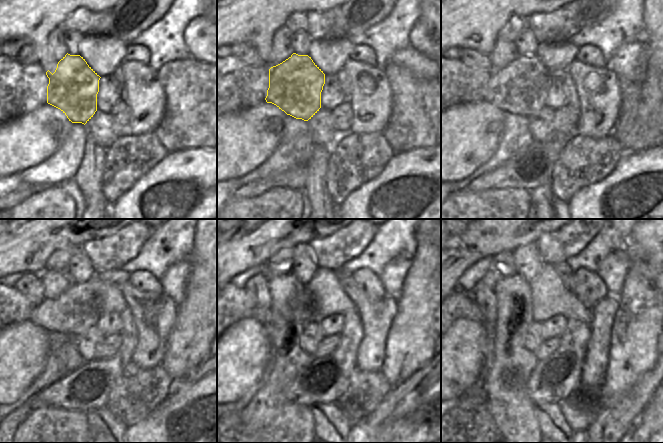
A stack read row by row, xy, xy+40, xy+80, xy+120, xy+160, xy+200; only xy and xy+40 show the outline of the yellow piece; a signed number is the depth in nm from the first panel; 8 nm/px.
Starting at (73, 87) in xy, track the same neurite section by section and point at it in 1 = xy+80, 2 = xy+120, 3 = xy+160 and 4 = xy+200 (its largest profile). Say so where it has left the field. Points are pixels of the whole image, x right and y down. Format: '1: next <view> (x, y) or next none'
1: next xy+80 (520, 88)
2: next xy+120 (77, 309)
3: next xy+160 (301, 308)
4: next xy+200 (473, 312)

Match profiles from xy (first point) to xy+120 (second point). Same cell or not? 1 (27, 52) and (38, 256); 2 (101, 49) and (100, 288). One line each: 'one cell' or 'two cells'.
1: two cells
2: two cells

